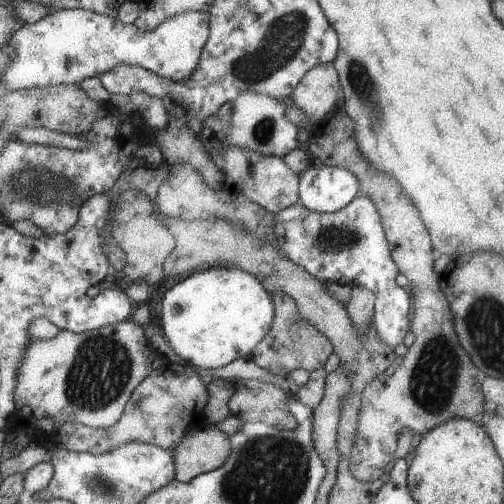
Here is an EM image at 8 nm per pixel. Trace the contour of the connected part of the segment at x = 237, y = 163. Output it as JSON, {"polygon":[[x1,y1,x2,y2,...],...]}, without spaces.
{"polygon":[[217,141,217,146,216,146,216,145,215,145,215,146,213,146,213,147,215,147,215,148,218,148,218,146,219,146,219,145,222,145,222,146,226,146,226,147,227,147,227,148,226,148,226,150,225,150,225,156,223,156,223,167,222,167,222,169,221,169,221,172,220,172,220,175,222,175,222,176,223,176,223,179,224,179,224,180,225,180,225,181,227,181,227,182,228,182,228,184,229,184,229,185,230,185,230,184,233,184,233,188,235,188,235,189,236,189,236,190,237,190,237,191,238,191,238,192,239,192,239,193,243,193,243,194,244,194,244,195,245,195,245,196,246,196,246,197,247,197,247,198,248,198,248,199,249,199,249,200,250,200,250,201,251,201,251,202,254,202,254,203,255,203,255,204,258,204,258,205,259,205,259,206,262,206,262,207,263,207,263,208,264,208,264,209,265,209,265,210,267,210,267,211,269,211,269,212,271,212,271,213,272,213,272,214,273,214,273,215,274,215,274,214,275,214,275,213,276,213,276,212,279,212,279,211,280,211,280,210,281,210,281,209,284,209,284,208,287,208,287,207,288,207,288,206,291,206,291,205,294,205,294,204,295,204,295,203,297,203,297,202,298,202,298,178,299,178,299,175,298,175,298,174,295,174,295,172,293,172,293,171,292,171,292,169,290,169,290,168,289,168,289,167,288,167,288,166,287,166,287,165,286,165,286,164,285,164,285,163,284,163,284,162,283,162,283,160,282,160,282,159,280,159,280,158,279,158,279,157,268,157,268,156,265,156,265,155,262,155,262,154,259,154,259,153,258,153,258,152,253,152,253,151,248,151,248,150,247,150,247,149,242,149,242,148,239,148,239,147,229,147,229,146,228,146,228,145,223,145,223,144,221,144,221,143,220,143,220,142,219,142,219,141]]}

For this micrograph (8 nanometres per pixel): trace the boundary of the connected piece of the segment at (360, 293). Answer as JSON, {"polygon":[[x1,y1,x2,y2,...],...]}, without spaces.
{"polygon":[[355,285,351,298,346,304,346,314,350,315,356,332,365,335,374,315,374,292,364,286]]}

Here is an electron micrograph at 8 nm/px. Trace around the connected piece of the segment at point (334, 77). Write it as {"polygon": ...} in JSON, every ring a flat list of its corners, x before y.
{"polygon":[[334,64,315,65,298,82,289,97,307,115,309,124,300,133,300,141,307,142,313,123,325,119,342,98,341,82]]}

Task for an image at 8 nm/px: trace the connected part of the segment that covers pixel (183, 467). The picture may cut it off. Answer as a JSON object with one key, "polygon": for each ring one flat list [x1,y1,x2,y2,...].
{"polygon":[[204,423,200,428,190,430,175,449,172,450,175,462,175,480,186,483,198,474,206,473,221,466,231,454,230,436,217,429,215,424]]}

